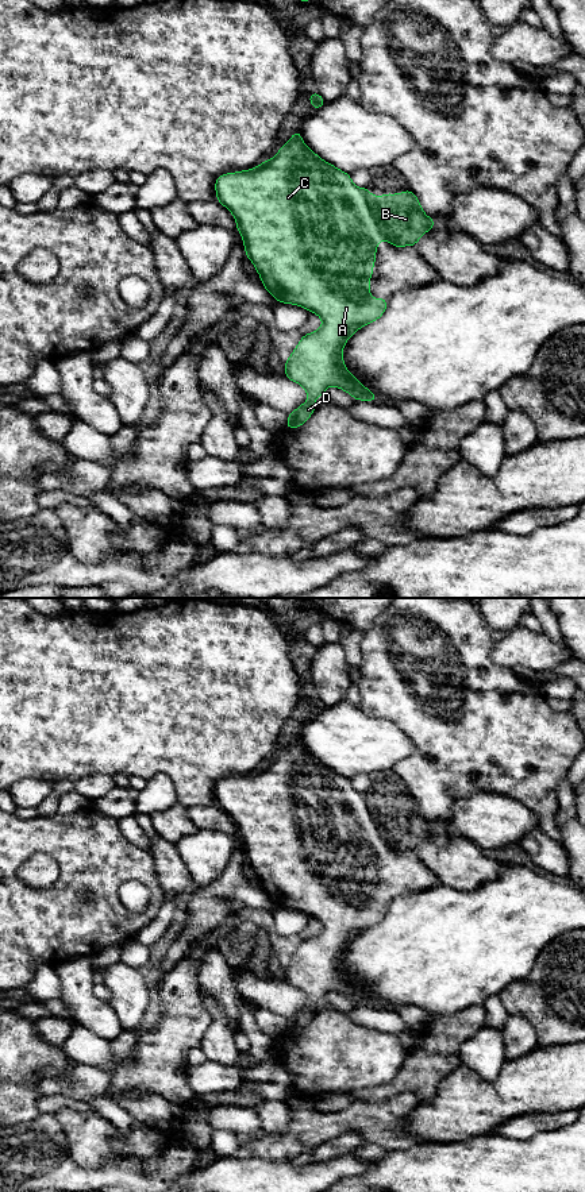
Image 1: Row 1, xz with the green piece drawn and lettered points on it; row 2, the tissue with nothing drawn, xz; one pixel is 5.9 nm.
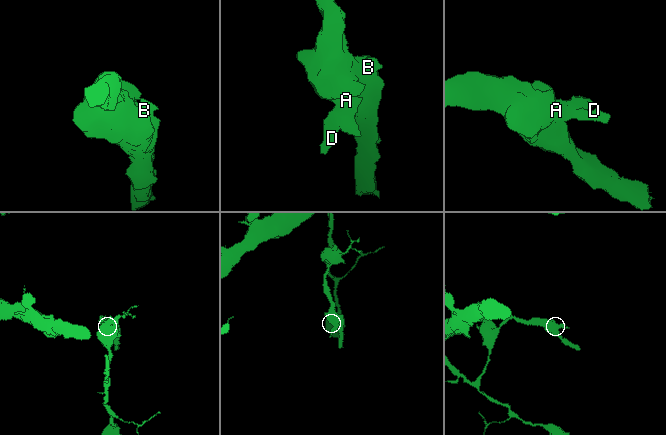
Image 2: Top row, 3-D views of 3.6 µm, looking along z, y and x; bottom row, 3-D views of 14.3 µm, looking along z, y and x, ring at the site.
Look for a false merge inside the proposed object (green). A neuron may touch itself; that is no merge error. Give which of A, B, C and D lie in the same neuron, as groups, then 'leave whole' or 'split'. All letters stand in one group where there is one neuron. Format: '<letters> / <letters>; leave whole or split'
A C D / B; split

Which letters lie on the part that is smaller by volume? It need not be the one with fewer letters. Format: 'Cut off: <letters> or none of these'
Cut off: B

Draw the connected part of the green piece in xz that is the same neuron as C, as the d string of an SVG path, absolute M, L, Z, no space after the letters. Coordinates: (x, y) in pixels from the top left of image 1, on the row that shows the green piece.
M296 130L274 158L250 170L219 175L215 181L215 190L216 200L235 217L246 256L261 275L265 289L278 302L303 306L311 313L316 313L323 321L317 331L303 335L285 360L285 377L301 385L308 394L308 401L288 414L285 429L301 427L315 412L316 398L324 394L328 386L345 390L355 401L376 402L376 394L346 369L342 355L349 337L359 328L378 320L388 306L385 298L373 298L369 290L376 250L384 236L365 200L363 189L353 184L350 174L323 161L309 150L301 139L300 130Z

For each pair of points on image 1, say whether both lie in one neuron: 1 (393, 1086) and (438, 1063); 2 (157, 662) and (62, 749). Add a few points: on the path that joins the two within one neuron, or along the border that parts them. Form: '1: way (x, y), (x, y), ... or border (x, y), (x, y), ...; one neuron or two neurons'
1: way (404, 1083), (427, 1065); one neuron
2: way (134, 685), (126, 693), (119, 693), (85, 726); one neuron

